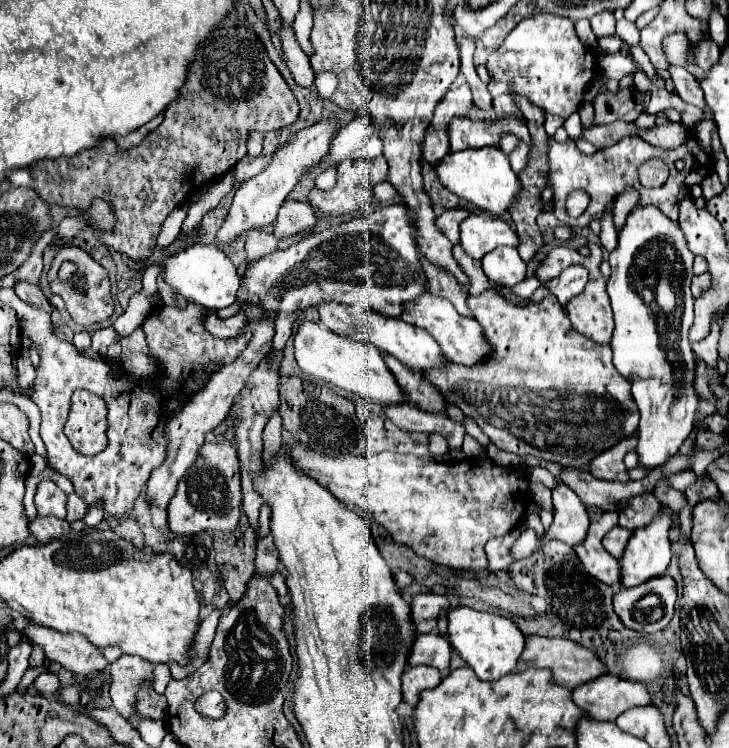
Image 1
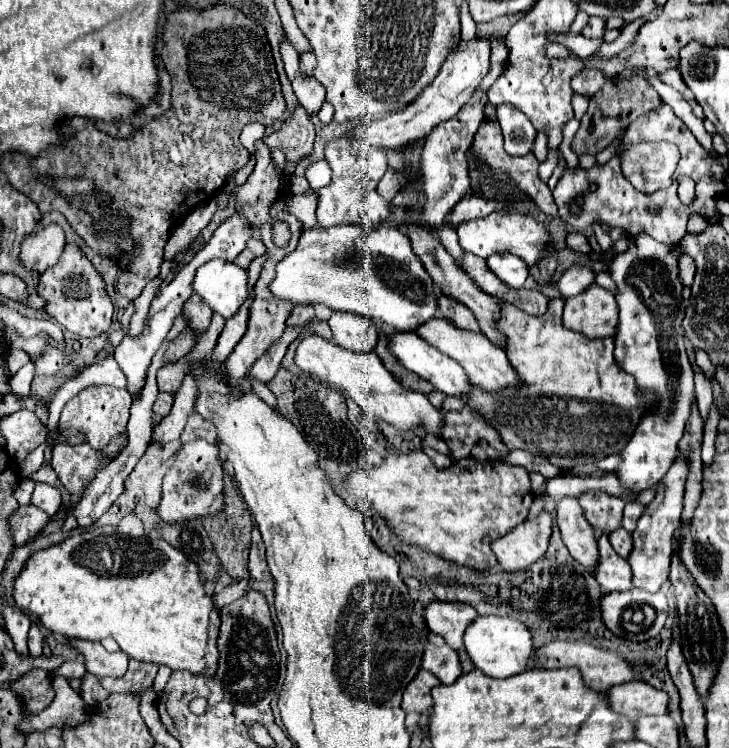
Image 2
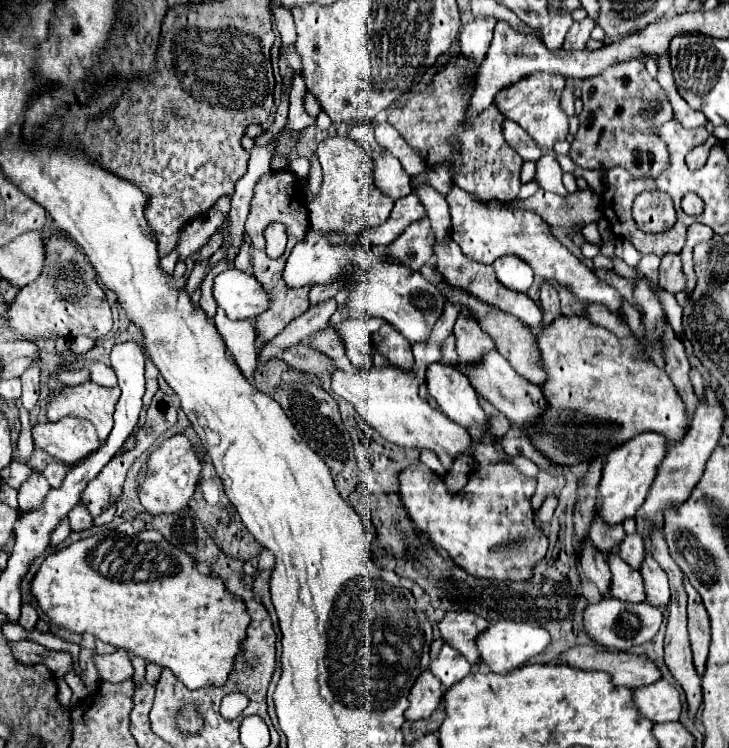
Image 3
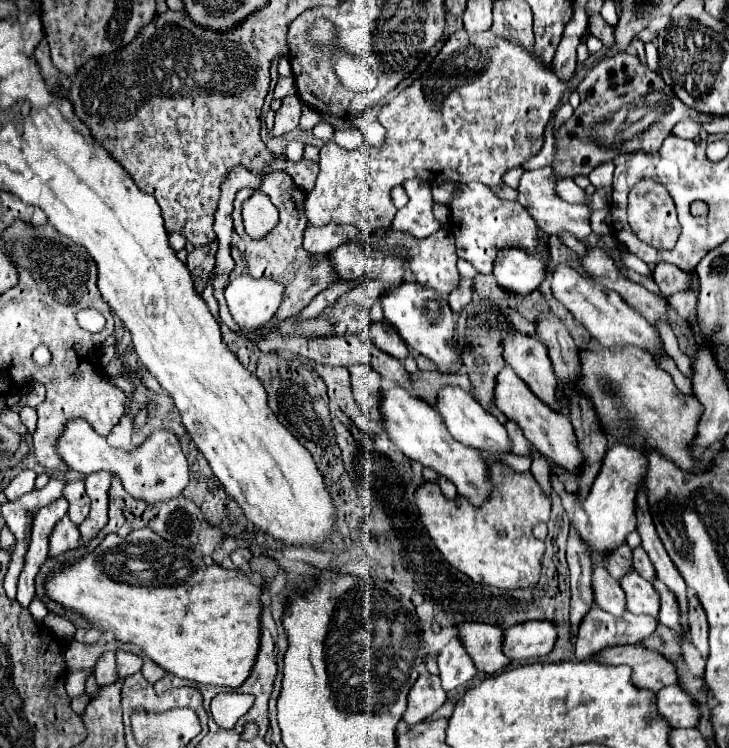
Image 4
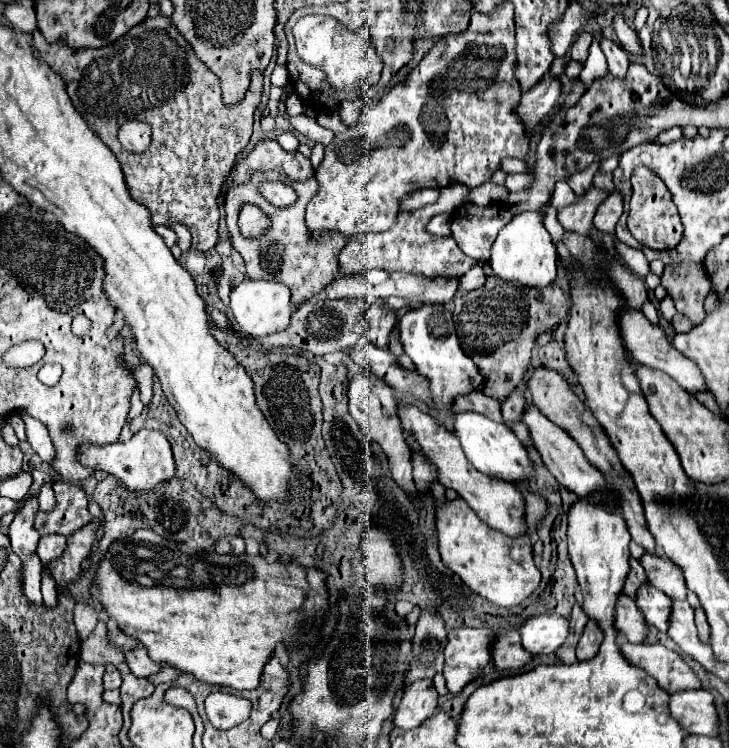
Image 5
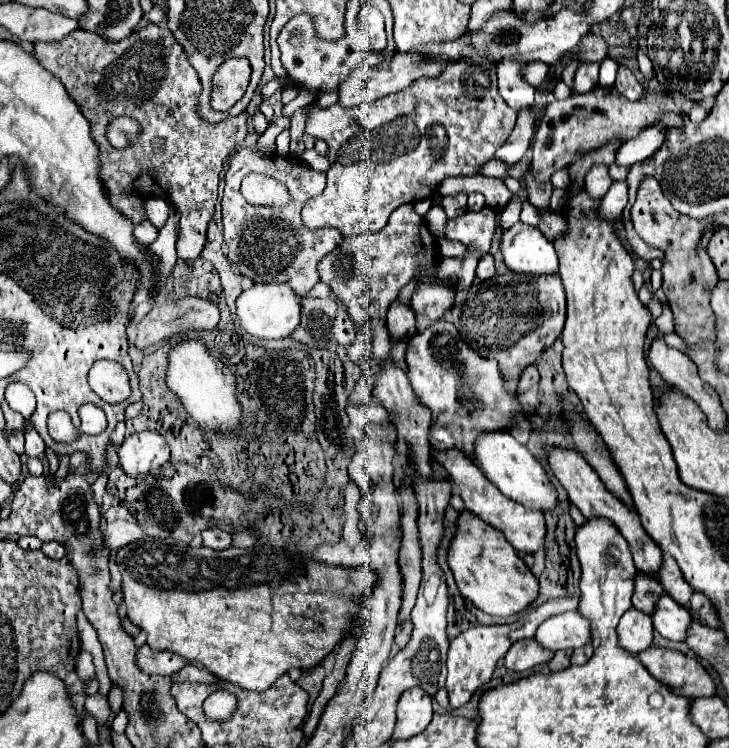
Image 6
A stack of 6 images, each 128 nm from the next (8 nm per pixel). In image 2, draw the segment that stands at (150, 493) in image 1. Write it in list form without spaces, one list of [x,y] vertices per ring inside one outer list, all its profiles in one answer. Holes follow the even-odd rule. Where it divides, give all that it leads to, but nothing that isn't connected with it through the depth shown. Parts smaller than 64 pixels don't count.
[[[276,200],[276,202],[272,204],[272,208],[270,208],[270,222],[262,224],[262,226],[260,226],[260,232],[262,232],[262,240],[264,240],[264,244],[266,244],[266,248],[268,248],[268,260],[266,260],[266,264],[264,264],[264,268],[262,268],[262,274],[260,274],[260,278],[258,278],[258,282],[256,282],[256,286],[254,286],[254,302],[252,302],[252,306],[250,306],[248,330],[246,330],[246,334],[242,336],[242,340],[236,344],[234,352],[232,352],[232,354],[228,356],[228,360],[224,362],[224,376],[226,376],[228,384],[236,384],[242,376],[246,376],[246,374],[250,372],[252,364],[284,334],[284,320],[288,318],[288,312],[292,310],[292,304],[288,304],[288,302],[284,302],[284,300],[276,300],[276,298],[268,292],[268,284],[272,282],[274,266],[278,264],[278,260],[282,260],[286,254],[290,254],[290,252],[296,248],[298,238],[300,238],[300,232],[302,232],[300,222],[298,222],[294,216],[290,216],[290,214],[284,212],[282,200]],[[274,222],[286,222],[288,228],[290,228],[292,238],[290,238],[288,246],[284,246],[284,248],[280,248],[280,246],[274,244],[274,238],[272,238],[272,236],[274,236],[274,232],[272,232],[272,224],[274,224]]]

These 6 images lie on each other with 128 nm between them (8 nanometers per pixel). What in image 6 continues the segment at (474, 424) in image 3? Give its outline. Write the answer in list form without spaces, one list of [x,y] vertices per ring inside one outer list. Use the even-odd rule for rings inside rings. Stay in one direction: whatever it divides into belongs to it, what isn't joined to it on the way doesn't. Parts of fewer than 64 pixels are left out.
[[[482,430],[474,440],[474,460],[484,472],[484,476],[508,498],[540,512],[550,510],[556,504],[556,490],[550,484],[546,470],[530,454],[530,450],[524,444],[520,444],[510,432],[502,432],[502,430],[484,432]]]

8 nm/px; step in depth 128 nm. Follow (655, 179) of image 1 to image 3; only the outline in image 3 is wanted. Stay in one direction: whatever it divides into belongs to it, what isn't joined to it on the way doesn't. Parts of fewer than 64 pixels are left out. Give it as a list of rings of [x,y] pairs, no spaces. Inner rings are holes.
[[[628,60],[624,64],[616,64],[616,68],[608,68],[604,76],[586,78],[582,82],[582,102],[584,108],[580,112],[580,128],[570,146],[570,158],[576,166],[584,170],[608,170],[614,166],[622,166],[634,178],[658,178],[670,168],[668,146],[652,132],[652,128],[672,118],[672,106],[666,92],[660,88],[658,80],[648,74],[642,60]]]

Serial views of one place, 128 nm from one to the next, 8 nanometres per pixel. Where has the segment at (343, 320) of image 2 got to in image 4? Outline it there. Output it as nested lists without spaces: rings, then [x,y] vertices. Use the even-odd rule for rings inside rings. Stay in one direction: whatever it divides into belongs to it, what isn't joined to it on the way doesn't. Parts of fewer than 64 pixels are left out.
[[[350,364],[350,378],[352,378],[352,388],[354,388],[354,398],[358,406],[362,408],[364,416],[370,418],[372,422],[380,422],[380,412],[378,412],[378,402],[382,394],[382,378],[380,374],[370,366],[370,364]]]

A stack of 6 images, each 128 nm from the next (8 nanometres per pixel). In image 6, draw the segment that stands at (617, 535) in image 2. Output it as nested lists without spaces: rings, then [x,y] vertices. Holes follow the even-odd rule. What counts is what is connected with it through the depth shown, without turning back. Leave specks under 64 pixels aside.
[[[674,558],[664,560],[662,568],[656,574],[658,574],[658,580],[660,580],[662,588],[666,590],[666,594],[670,598],[674,598],[678,604],[688,606],[688,600],[690,600],[690,596],[692,596],[694,590],[686,584],[686,580],[684,580],[684,576],[682,576],[676,560]]]

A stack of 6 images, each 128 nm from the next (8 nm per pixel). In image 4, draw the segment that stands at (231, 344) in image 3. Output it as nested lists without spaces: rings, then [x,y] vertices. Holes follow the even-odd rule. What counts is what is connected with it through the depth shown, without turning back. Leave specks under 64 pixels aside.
[[[214,270],[210,272],[210,280],[208,280],[208,284],[206,284],[204,292],[202,292],[202,298],[204,298],[204,300],[206,300],[206,304],[210,306],[212,314],[220,320],[220,314],[218,314],[218,300],[214,298]]]

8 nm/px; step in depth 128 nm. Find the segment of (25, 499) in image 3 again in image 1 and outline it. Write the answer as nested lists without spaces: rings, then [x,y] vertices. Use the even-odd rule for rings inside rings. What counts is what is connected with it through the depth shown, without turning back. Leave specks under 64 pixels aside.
[[[42,480],[36,488],[36,508],[38,516],[56,516],[66,518],[66,494],[56,486],[54,480]]]

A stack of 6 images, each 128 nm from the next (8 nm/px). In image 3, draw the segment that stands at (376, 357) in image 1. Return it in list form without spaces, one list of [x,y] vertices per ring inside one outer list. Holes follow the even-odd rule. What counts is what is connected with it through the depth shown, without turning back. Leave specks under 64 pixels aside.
[[[446,302],[446,308],[442,312],[442,318],[434,324],[428,340],[423,343],[414,343],[412,353],[414,356],[414,366],[412,372],[404,374],[400,368],[394,368],[390,364],[382,366],[372,366],[370,370],[342,370],[334,368],[332,372],[332,388],[338,396],[346,398],[350,404],[356,406],[360,416],[374,428],[378,430],[386,440],[400,444],[404,448],[430,448],[438,454],[442,460],[444,468],[450,470],[450,462],[456,454],[468,452],[470,448],[470,434],[456,422],[448,420],[440,410],[432,408],[424,398],[418,396],[418,386],[424,382],[424,372],[430,362],[440,360],[442,356],[442,344],[446,338],[452,334],[452,324],[460,312],[460,306],[454,306]]]

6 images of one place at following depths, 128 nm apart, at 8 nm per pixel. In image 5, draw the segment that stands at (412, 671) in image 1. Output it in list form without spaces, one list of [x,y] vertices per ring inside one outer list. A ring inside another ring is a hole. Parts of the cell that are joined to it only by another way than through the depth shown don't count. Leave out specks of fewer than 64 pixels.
[[[430,678],[416,680],[404,688],[404,696],[396,708],[396,726],[412,730],[430,718],[438,708],[438,692]]]

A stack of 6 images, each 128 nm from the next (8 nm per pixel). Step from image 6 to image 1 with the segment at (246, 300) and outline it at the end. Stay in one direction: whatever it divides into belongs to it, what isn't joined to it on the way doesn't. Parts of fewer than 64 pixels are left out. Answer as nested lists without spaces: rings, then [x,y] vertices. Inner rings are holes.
[[[192,244],[174,254],[166,254],[166,258],[162,258],[158,268],[160,268],[160,276],[170,288],[174,288],[186,300],[192,300],[212,310],[230,306],[236,300],[236,290],[240,288],[238,268],[220,248],[214,248],[214,244]]]

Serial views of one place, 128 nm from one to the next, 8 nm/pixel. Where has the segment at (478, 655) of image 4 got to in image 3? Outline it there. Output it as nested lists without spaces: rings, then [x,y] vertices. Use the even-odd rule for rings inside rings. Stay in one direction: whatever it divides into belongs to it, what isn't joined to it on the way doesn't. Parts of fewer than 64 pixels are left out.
[[[448,610],[436,626],[446,644],[456,648],[468,662],[480,662],[474,638],[488,626],[486,618],[470,610]]]

